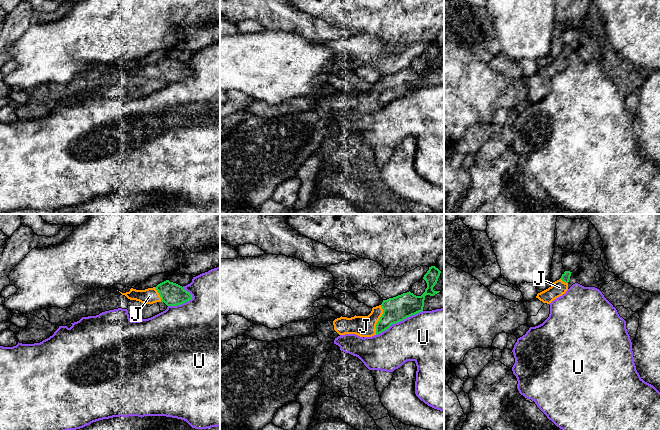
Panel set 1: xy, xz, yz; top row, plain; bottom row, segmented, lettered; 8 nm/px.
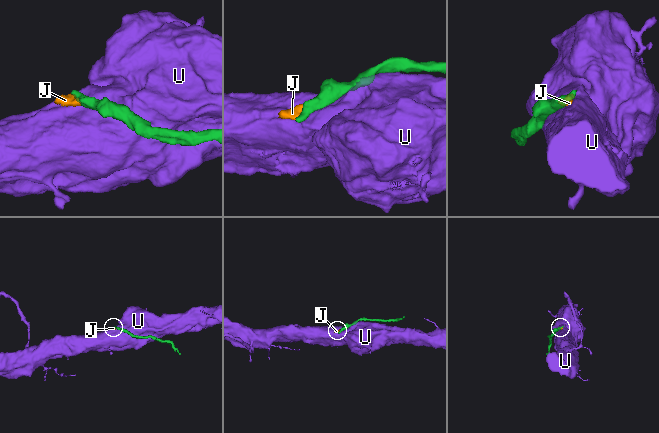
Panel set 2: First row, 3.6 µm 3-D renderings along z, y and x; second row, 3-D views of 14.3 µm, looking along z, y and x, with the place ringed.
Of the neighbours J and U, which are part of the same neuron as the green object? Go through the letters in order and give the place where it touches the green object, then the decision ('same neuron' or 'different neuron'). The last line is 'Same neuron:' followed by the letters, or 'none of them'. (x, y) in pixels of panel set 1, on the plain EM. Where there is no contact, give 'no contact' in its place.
J: xz (379, 96) | same neuron
U: xz (399, 97) | different neuron
Same neuron: J

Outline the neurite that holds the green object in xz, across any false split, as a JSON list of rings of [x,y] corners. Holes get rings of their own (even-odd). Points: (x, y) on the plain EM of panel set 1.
[[[435,42],[429,43],[423,53],[427,64],[421,72],[409,67],[383,76],[381,81],[372,84],[368,92],[341,92],[334,97],[324,97],[310,111],[271,118],[246,115],[242,122],[225,132],[220,140],[220,214],[240,214],[242,210],[258,214],[263,203],[272,199],[275,188],[294,178],[304,162],[318,151],[338,112],[356,110],[372,113],[387,106],[392,100],[422,88],[425,72],[434,72],[440,68],[433,66],[440,49]]]

